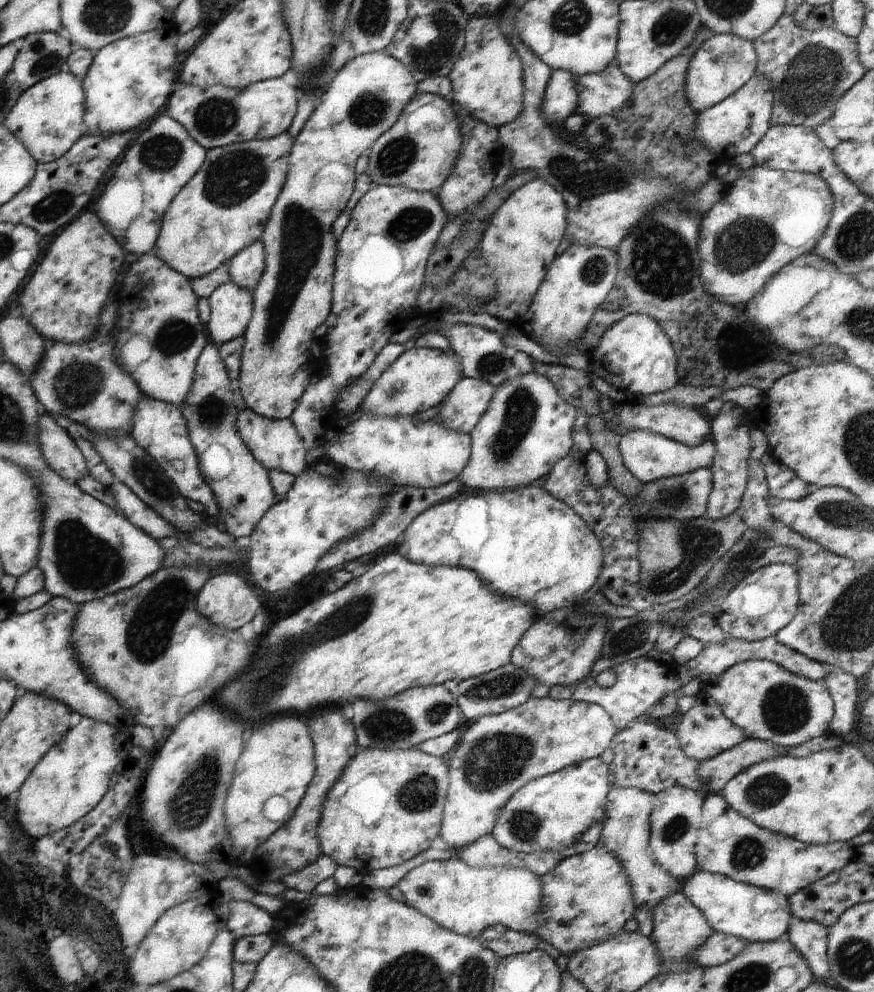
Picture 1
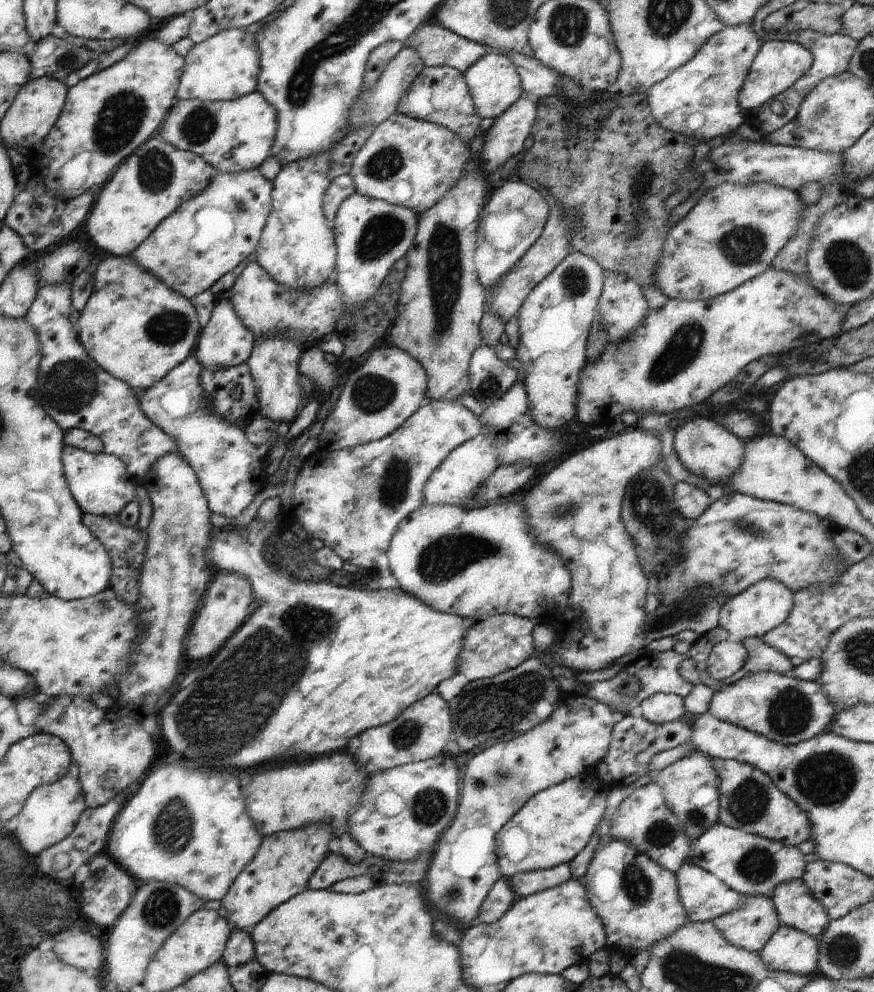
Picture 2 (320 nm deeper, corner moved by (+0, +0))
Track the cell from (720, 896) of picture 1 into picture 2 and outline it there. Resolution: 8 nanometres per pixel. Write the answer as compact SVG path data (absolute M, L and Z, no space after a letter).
M684 863L675 875L679 897L689 921L713 921L717 916L738 909L742 895L711 872L692 863Z

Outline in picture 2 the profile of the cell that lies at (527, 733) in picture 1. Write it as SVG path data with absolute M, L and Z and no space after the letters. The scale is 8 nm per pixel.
M563 694L548 720L524 734L491 743L468 762L462 772L465 778L461 779L455 817L437 842L422 883L424 894L440 914L460 922L463 931L472 926L472 922L479 918L482 903L490 889L502 878L497 857L497 832L532 795L579 774L593 772L596 764L606 756L617 721L616 712L603 702L586 695Z

